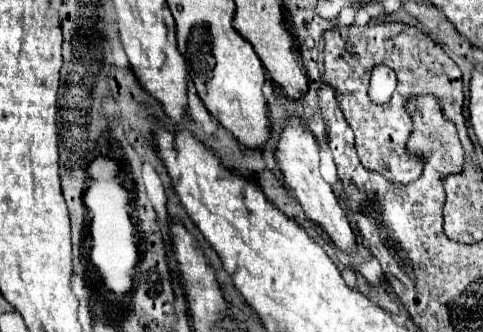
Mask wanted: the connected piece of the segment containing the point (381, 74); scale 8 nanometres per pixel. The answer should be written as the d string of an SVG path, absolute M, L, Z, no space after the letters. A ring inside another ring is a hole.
M375 66L371 74L371 86L369 86L369 96L373 102L389 102L393 90L395 90L397 78L395 72L387 66Z

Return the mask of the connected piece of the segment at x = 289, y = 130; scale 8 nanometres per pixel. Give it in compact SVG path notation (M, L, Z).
M289 116L287 118L287 126L281 134L279 146L277 146L277 164L283 170L285 182L291 186L295 198L299 200L299 204L305 210L305 216L315 222L319 228L323 228L323 232L331 238L331 242L345 254L351 254L357 250L357 240L355 234L349 226L347 214L343 212L343 208L339 206L339 200L333 192L333 188L321 178L319 172L319 146L315 142L315 138L311 136L311 132L299 122L299 118Z

